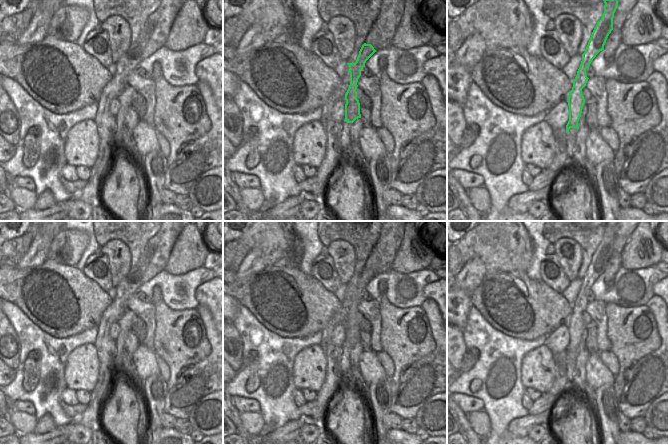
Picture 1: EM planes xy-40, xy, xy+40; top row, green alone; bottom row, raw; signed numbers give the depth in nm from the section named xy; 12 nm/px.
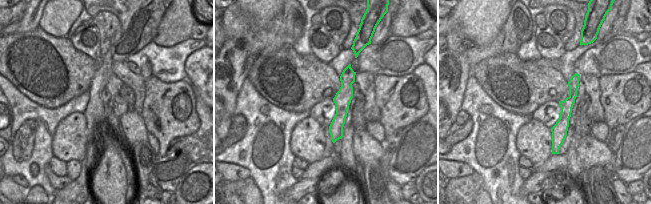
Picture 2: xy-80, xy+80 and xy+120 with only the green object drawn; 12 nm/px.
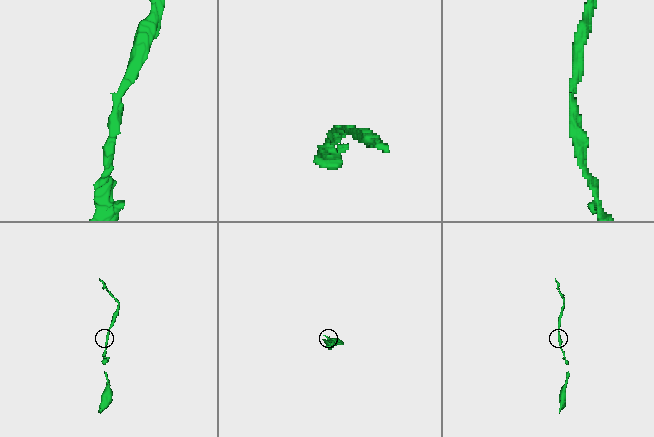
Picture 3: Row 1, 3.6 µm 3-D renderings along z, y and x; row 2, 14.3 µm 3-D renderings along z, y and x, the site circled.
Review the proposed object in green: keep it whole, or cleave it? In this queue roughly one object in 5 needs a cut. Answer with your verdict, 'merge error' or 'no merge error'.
no merge error

